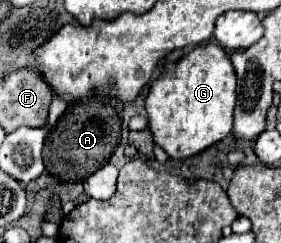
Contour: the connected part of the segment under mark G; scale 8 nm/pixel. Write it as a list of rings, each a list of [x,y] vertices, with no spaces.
[[[213,42],[195,46],[177,62],[177,72],[165,72],[151,84],[145,110],[153,142],[175,160],[207,150],[231,132],[235,96],[235,72],[227,52]]]

